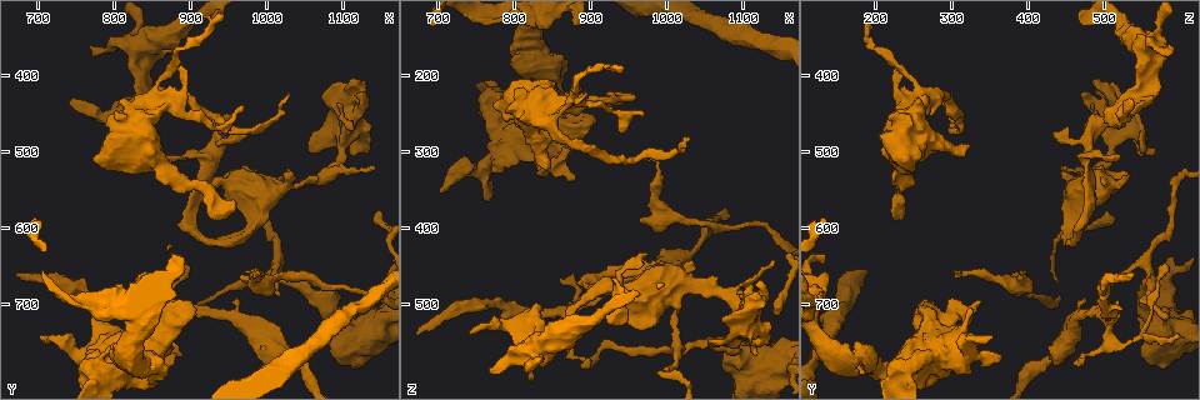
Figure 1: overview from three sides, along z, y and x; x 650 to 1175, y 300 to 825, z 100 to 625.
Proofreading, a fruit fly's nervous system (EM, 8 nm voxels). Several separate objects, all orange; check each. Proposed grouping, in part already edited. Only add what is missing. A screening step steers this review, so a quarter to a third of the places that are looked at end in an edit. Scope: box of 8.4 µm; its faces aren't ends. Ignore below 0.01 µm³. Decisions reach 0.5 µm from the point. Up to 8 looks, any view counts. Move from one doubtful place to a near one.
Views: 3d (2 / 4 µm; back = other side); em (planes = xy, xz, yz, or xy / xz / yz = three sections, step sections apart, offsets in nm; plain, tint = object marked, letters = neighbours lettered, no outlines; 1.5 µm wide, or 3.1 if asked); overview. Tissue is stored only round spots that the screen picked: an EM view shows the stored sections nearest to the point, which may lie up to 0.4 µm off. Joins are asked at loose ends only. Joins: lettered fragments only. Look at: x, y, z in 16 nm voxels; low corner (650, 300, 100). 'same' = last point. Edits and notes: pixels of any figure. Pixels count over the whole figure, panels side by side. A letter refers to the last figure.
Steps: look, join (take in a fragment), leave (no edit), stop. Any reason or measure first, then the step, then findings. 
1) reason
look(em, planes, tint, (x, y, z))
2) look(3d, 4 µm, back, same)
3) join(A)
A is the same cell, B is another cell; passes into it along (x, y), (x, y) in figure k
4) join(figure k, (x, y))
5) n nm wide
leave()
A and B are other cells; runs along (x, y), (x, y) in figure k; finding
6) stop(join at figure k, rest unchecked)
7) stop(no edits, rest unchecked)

branch stops here
look(3d, 4 µm, (1015, 690, 495))

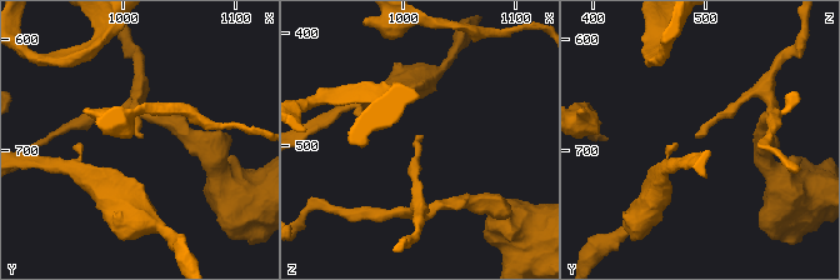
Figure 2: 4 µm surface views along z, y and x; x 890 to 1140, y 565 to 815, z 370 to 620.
now the EM
look(em, xy, step 4, tint, (1018, 688, 492))

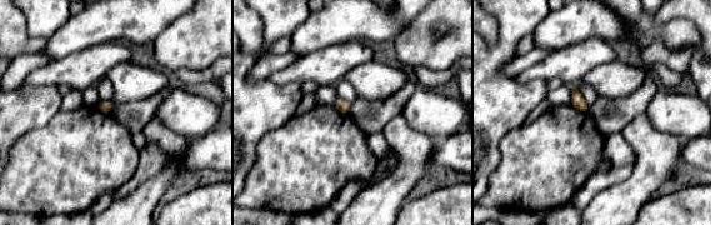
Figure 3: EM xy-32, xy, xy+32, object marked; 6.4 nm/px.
look(em, planes, letters, same)

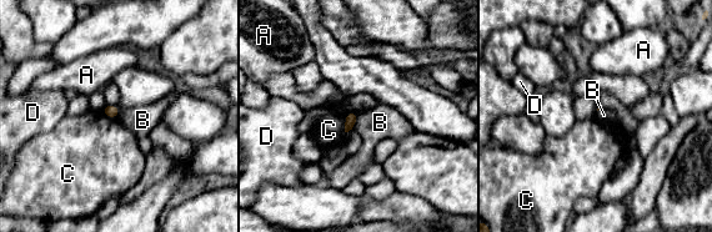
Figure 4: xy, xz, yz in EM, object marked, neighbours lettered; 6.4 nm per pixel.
leave()
A, B, C and D are other cells; border along (357, 114), (354, 127) in figure 4; no lettered fragment goes on from it

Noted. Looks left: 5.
free end
look(3d, 4 µm, (845, 490, 325))

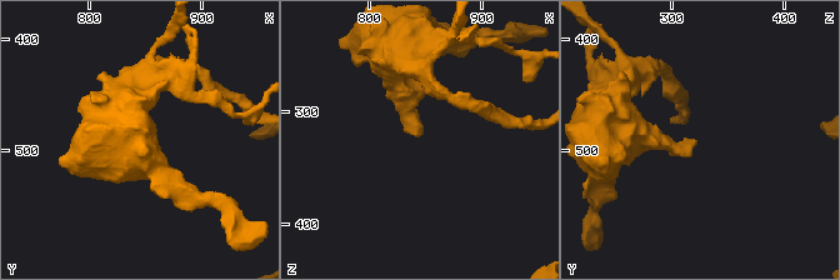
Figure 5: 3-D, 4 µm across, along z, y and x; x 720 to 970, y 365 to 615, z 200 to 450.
look(em, planes, letters, (842, 492, 322))

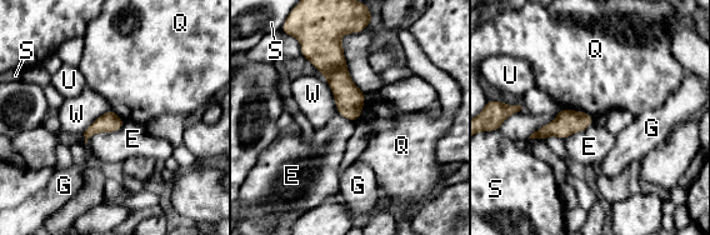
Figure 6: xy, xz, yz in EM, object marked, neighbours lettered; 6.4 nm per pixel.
leave()
E, G, Q, S, U and W are other cells; border along (561, 108), (580, 110), (593, 118) in figure 6; no lettered fragment goes on from it

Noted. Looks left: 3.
stops while still wide
look(3d, 4 µm, (1040, 525, 440))

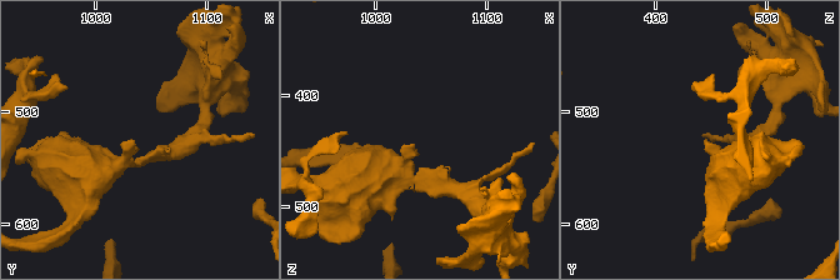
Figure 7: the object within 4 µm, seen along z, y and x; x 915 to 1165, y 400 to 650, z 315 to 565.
arms of 160, 340 nm
look(em, xy, step 4, letters, (1036, 524, 446))

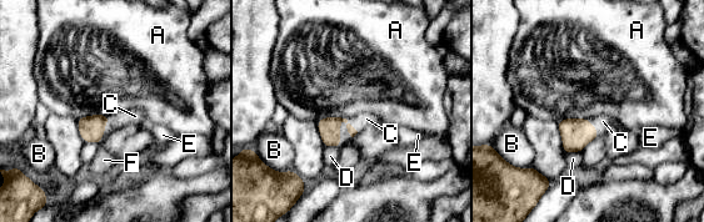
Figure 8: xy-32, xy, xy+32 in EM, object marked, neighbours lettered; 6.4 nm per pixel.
join(figure 8, (603, 121))
C is the same cell, A, B, D, E and F are other cells; passes into it along (575, 134), (598, 131), (603, 121) in figure 8; the neuron continues

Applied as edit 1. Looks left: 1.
stop(join at figure 8, rest unchecked)

